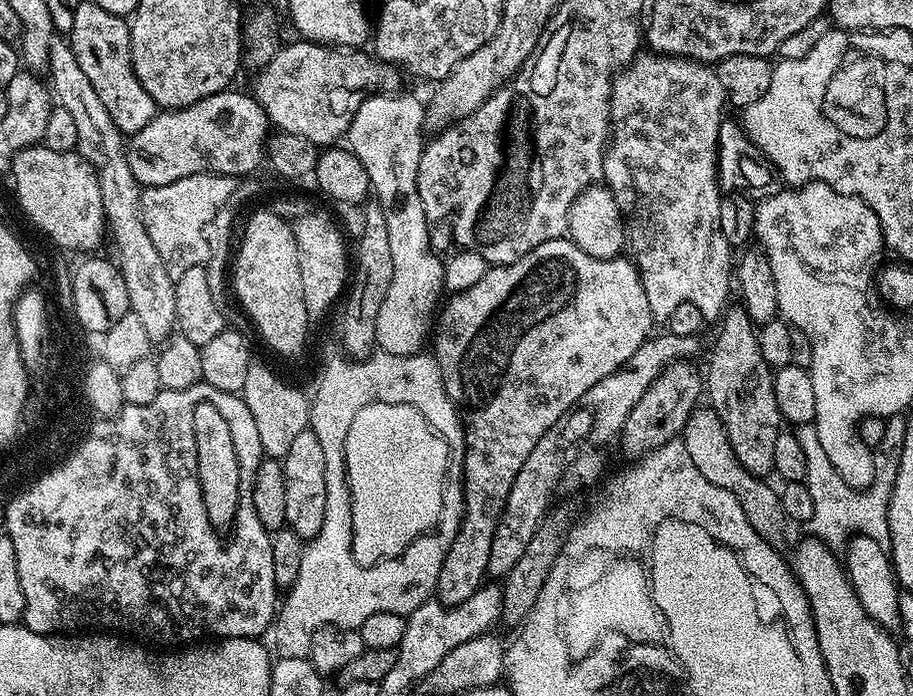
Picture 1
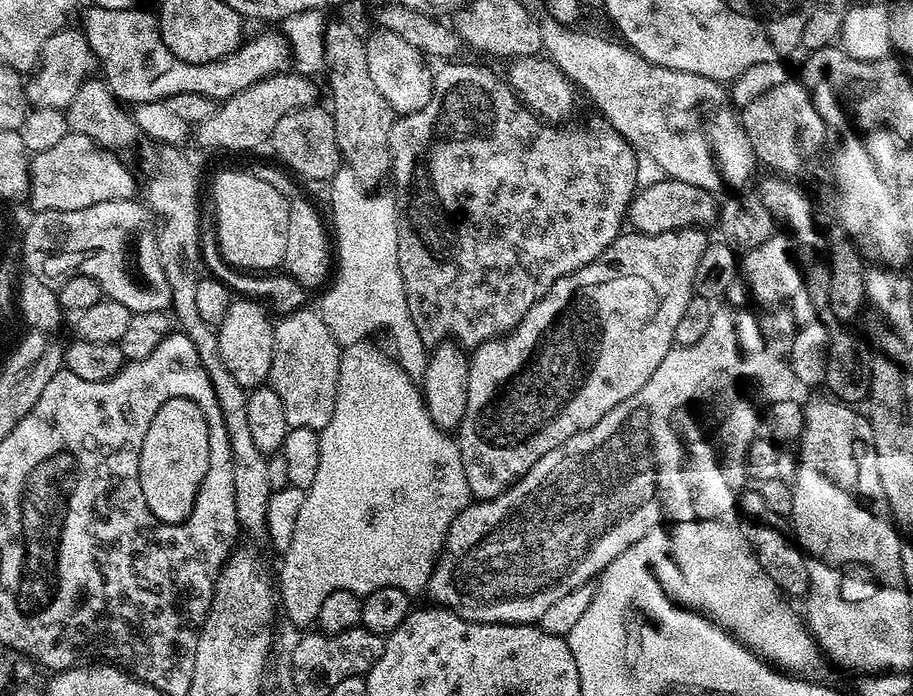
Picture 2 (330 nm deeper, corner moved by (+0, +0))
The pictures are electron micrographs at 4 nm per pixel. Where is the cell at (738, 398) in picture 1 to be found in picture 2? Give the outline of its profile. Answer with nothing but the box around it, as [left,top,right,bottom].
[738,490,810,597]

